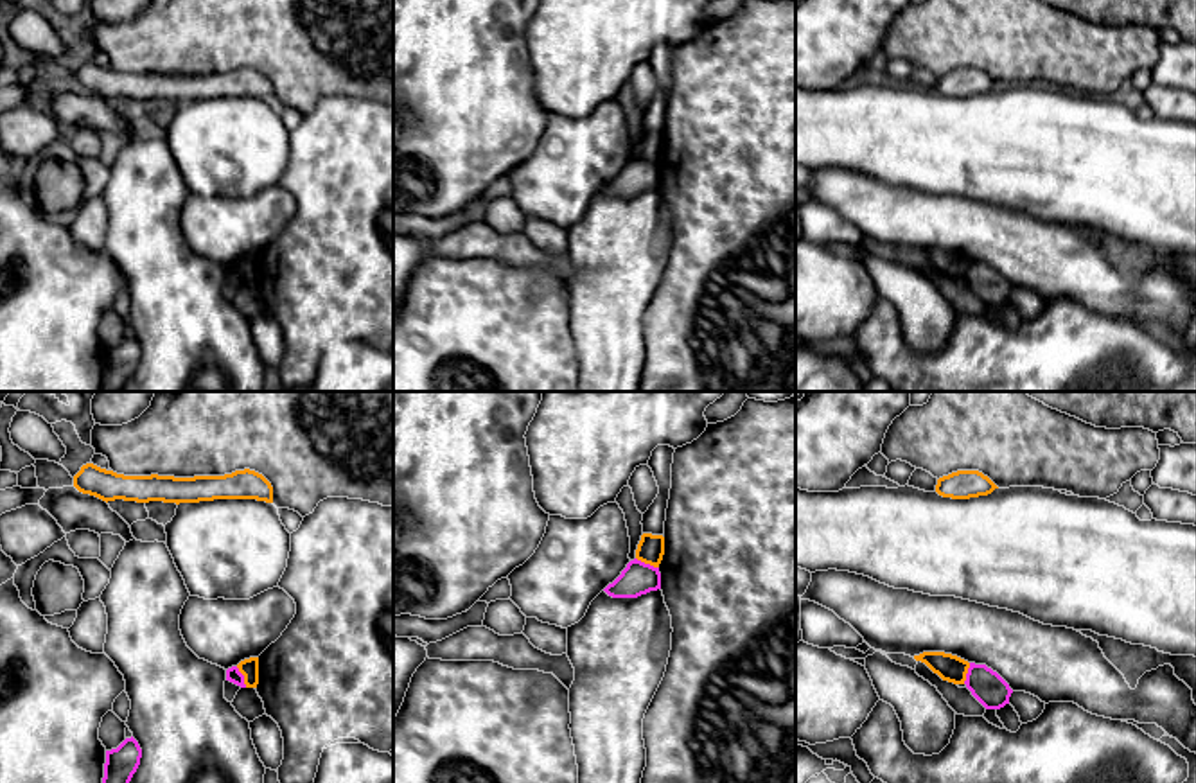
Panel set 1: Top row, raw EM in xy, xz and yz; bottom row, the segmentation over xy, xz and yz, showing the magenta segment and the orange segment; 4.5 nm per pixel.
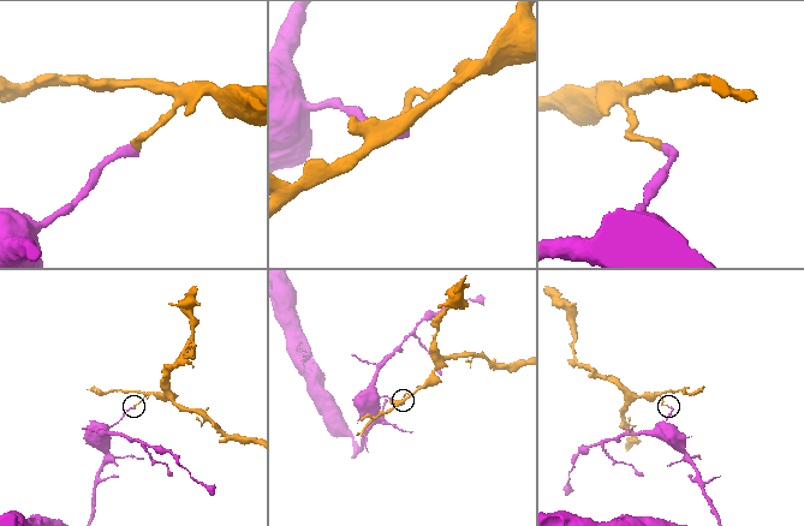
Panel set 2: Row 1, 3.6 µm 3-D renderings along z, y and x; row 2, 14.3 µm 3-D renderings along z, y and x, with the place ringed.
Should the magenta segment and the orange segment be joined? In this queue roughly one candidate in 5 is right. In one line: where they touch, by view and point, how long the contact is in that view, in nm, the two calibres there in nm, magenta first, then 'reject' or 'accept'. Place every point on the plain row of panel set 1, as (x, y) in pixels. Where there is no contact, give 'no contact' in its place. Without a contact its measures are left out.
xz (647, 162) | 120 nm | 150/120 nm | reject

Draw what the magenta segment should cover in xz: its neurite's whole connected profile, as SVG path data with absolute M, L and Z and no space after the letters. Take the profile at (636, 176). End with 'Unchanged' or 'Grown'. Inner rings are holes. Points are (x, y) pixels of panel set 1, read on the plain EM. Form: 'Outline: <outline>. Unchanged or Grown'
Outline: M634 156L603 189L612 196L638 196L657 187L661 187L659 165Z. Unchanged

